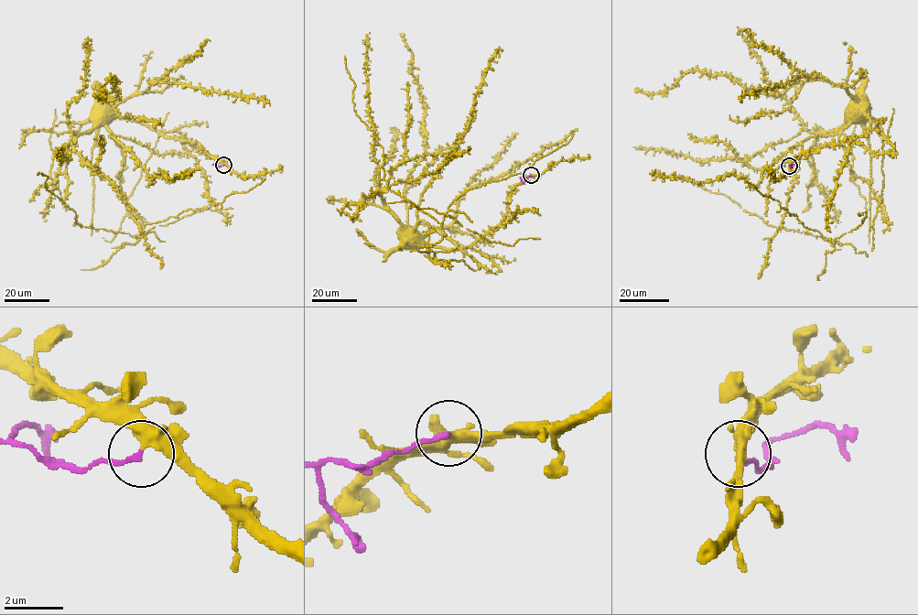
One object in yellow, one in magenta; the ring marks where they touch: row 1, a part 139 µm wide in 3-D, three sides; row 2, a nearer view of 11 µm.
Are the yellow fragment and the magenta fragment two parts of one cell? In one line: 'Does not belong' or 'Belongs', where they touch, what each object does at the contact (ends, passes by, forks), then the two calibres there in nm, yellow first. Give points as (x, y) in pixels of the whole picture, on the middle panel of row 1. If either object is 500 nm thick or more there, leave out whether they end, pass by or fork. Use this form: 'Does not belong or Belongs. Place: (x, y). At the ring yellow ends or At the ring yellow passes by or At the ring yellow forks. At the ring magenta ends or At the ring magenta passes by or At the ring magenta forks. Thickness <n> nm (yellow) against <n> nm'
Does not belong. Place: (531, 175). At the ring yellow passes by. At the ring magenta ends. Thickness 380 nm (yellow) against 170 nm

